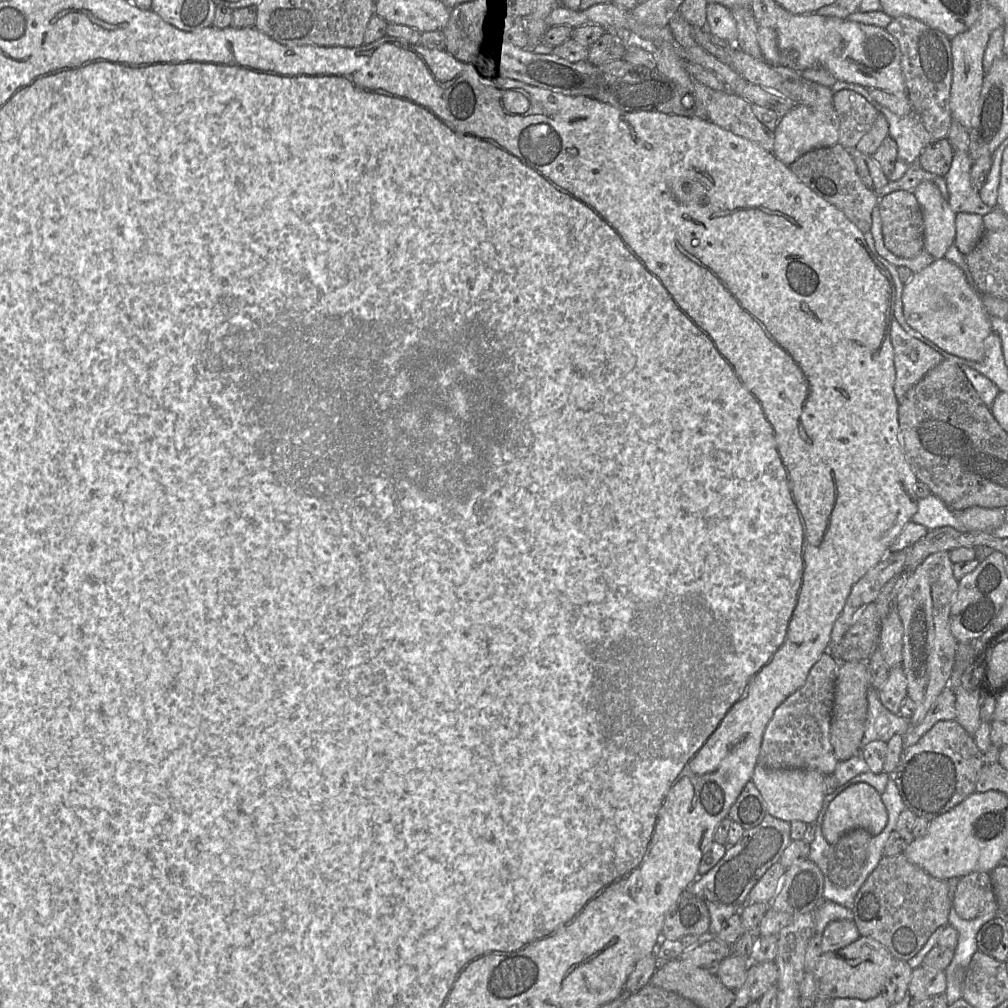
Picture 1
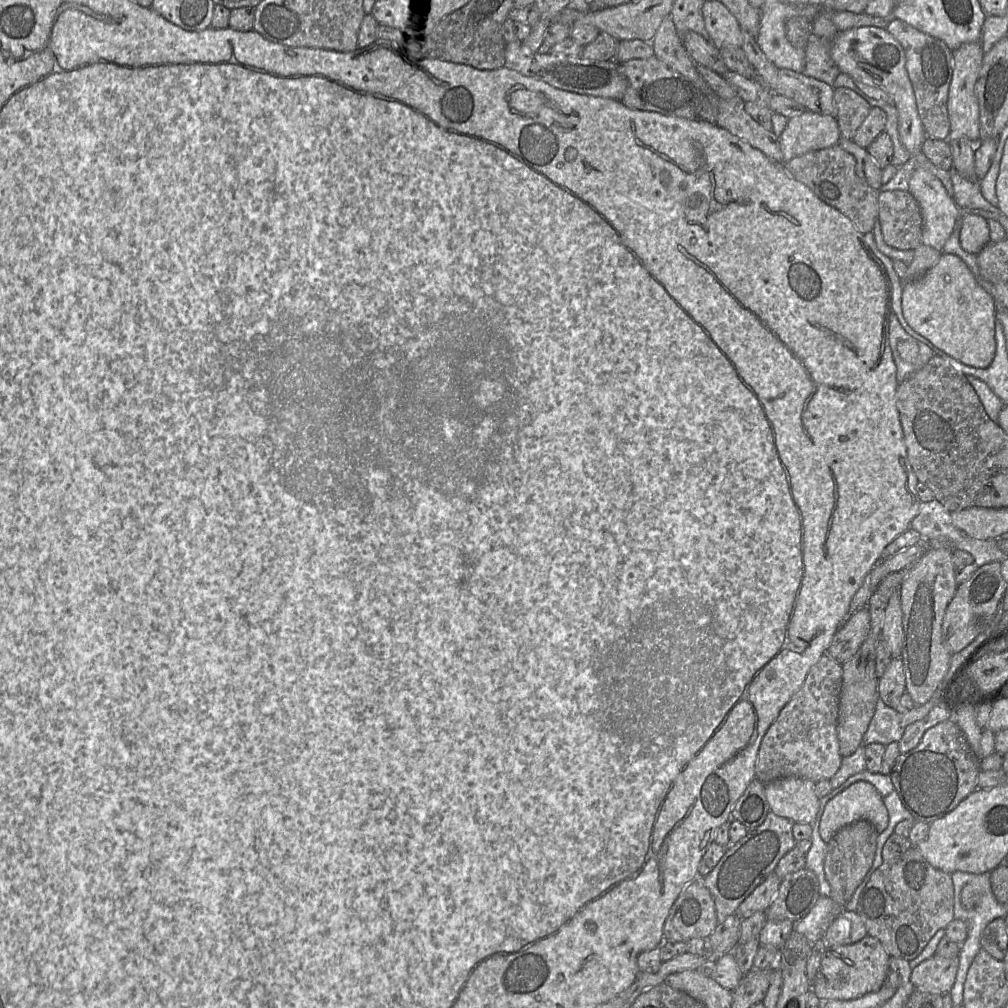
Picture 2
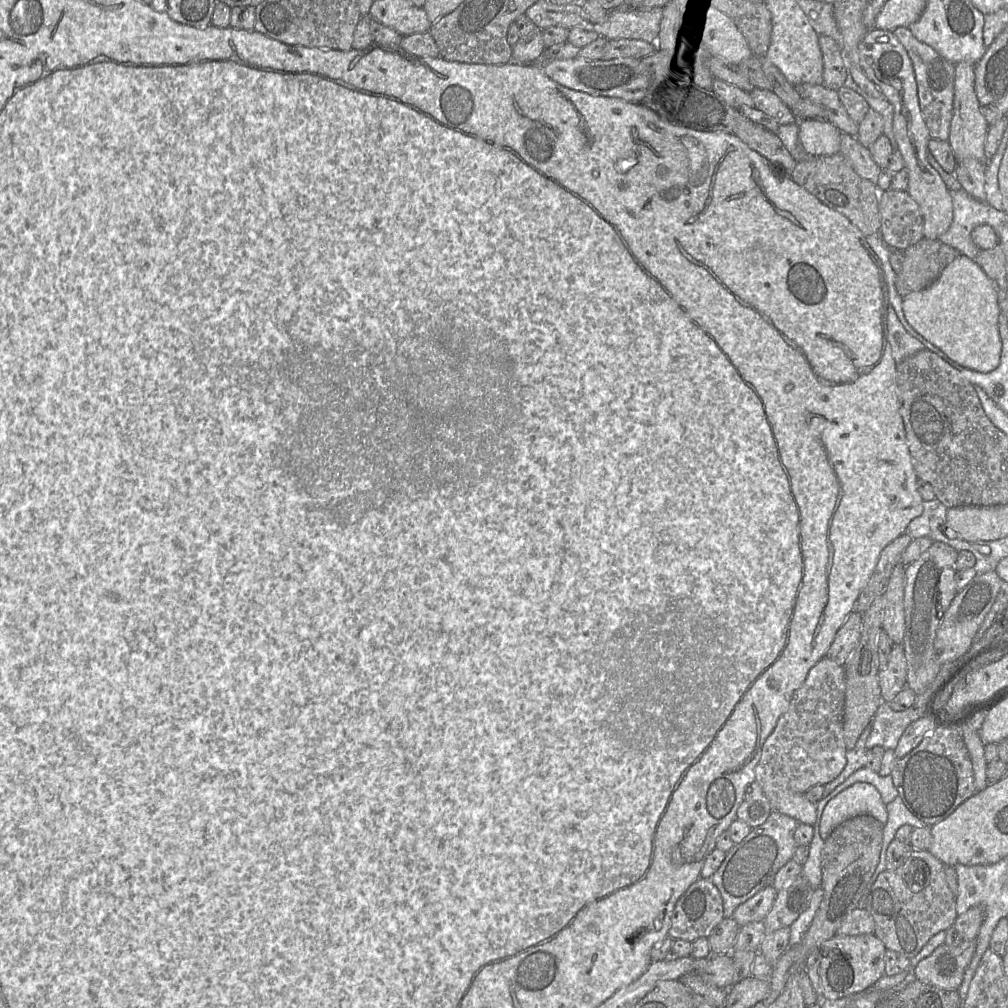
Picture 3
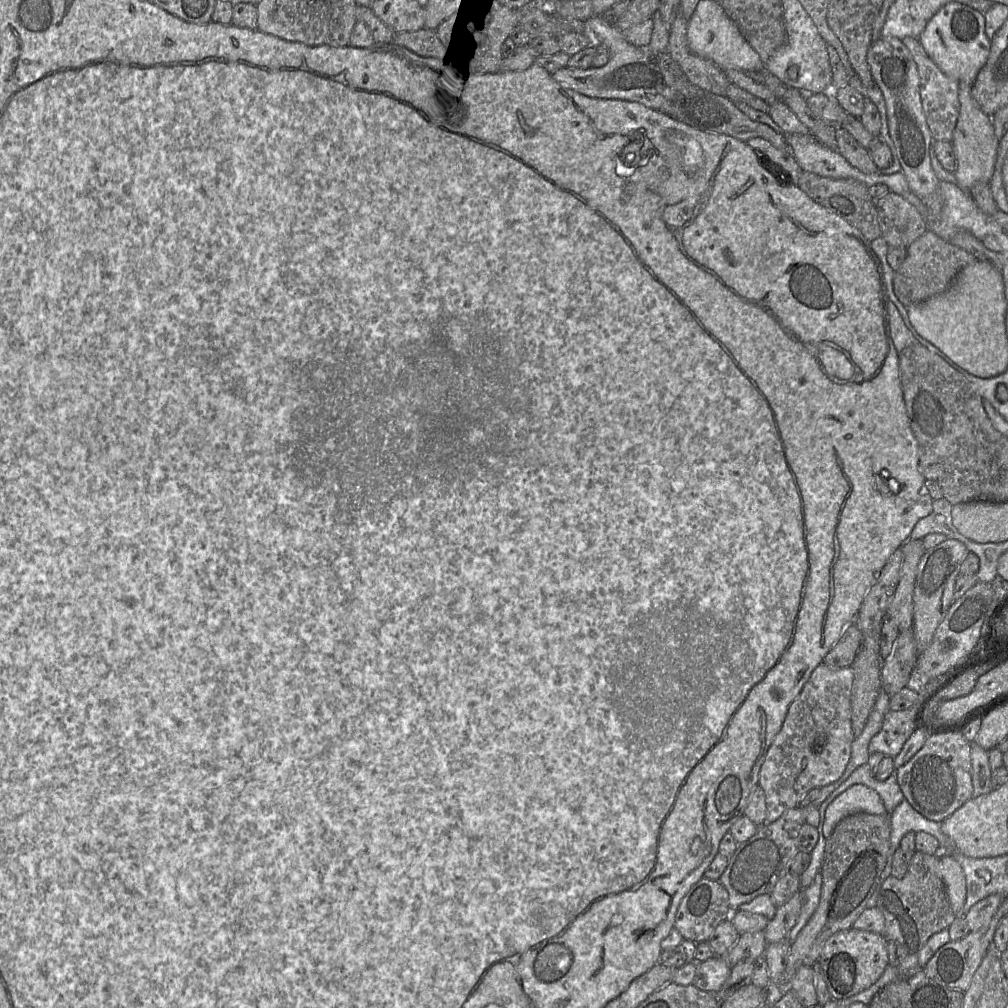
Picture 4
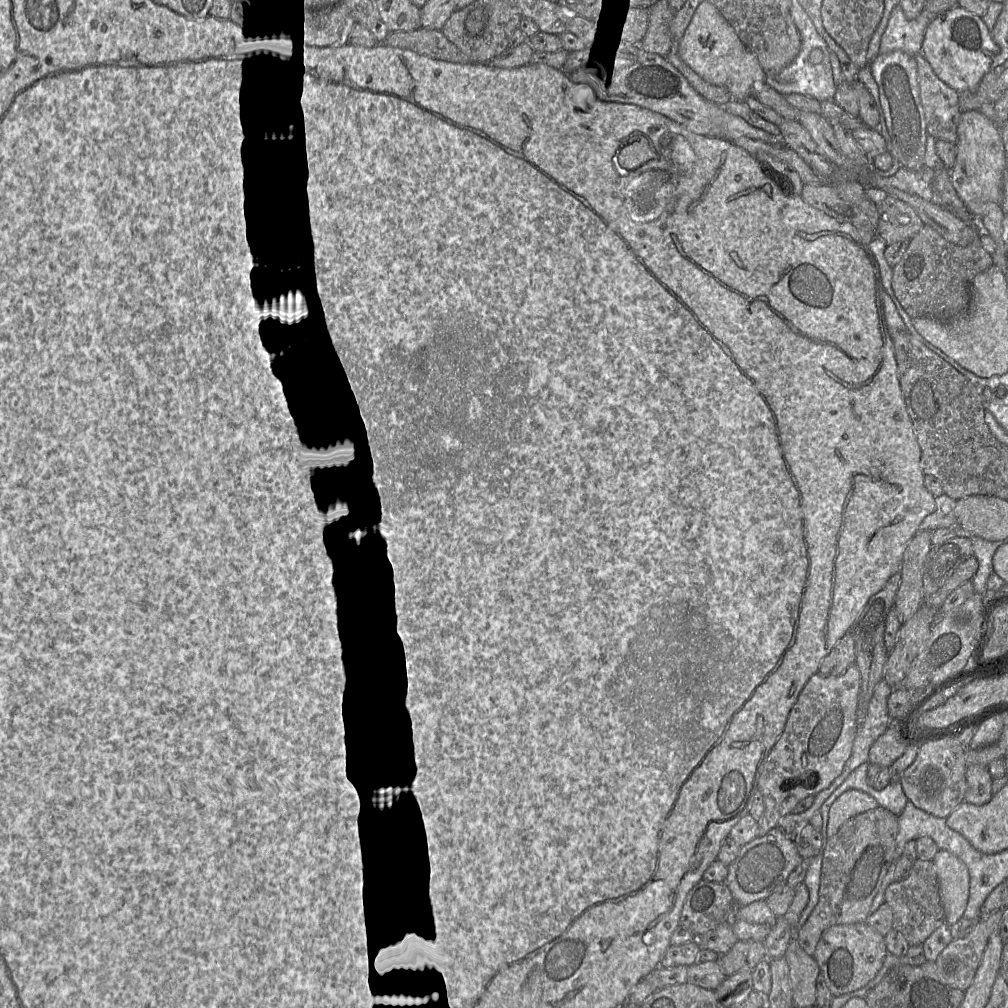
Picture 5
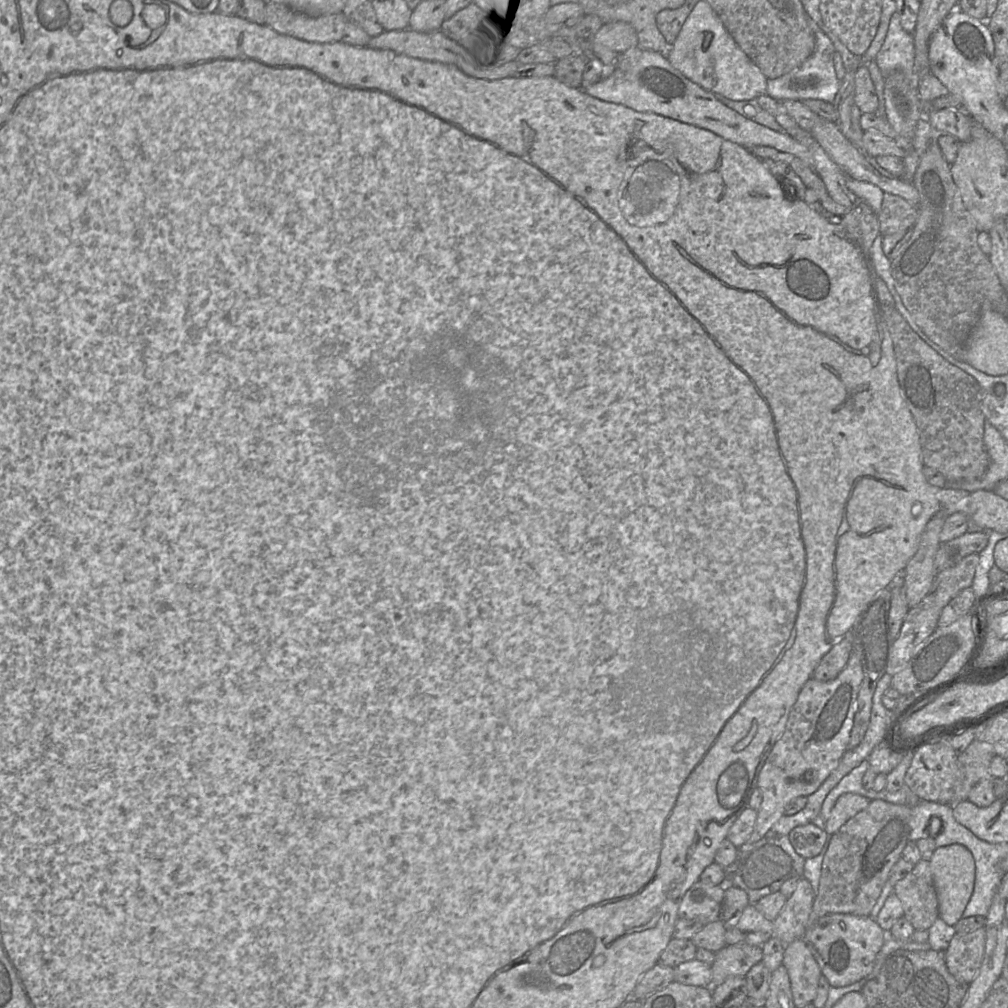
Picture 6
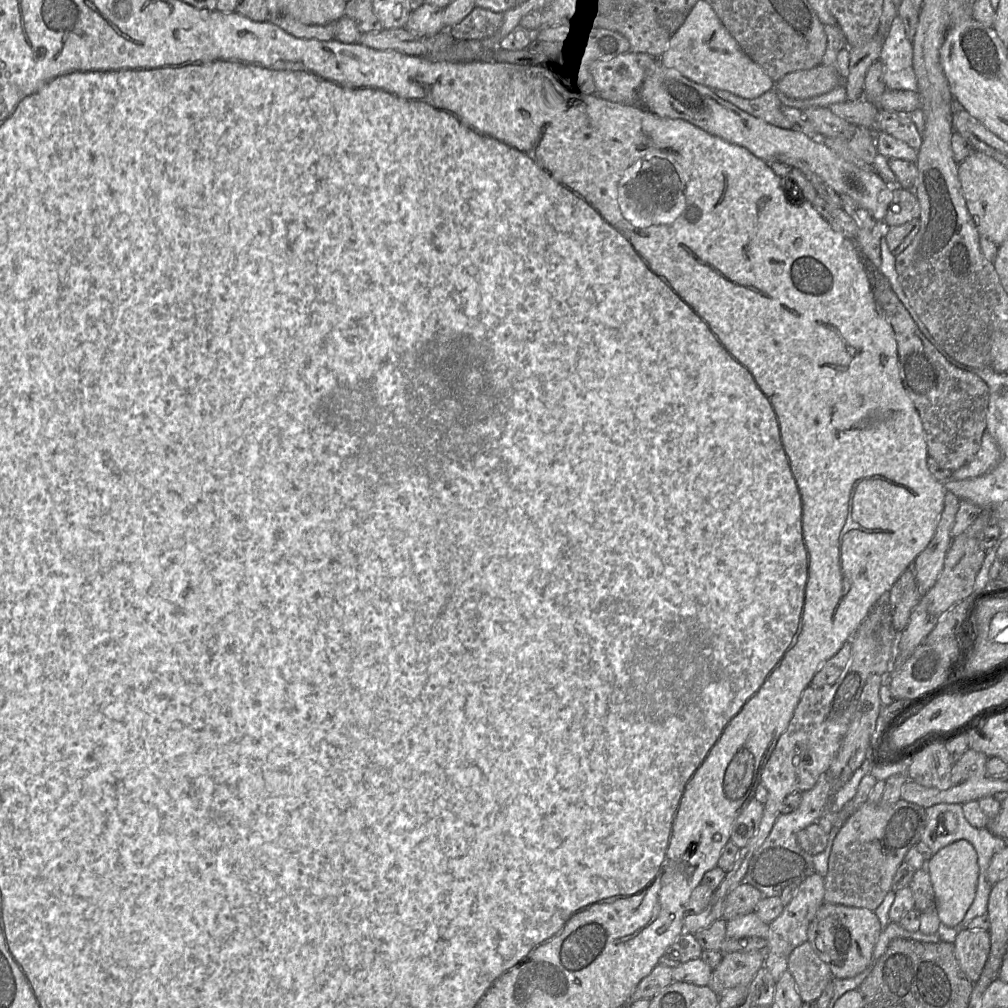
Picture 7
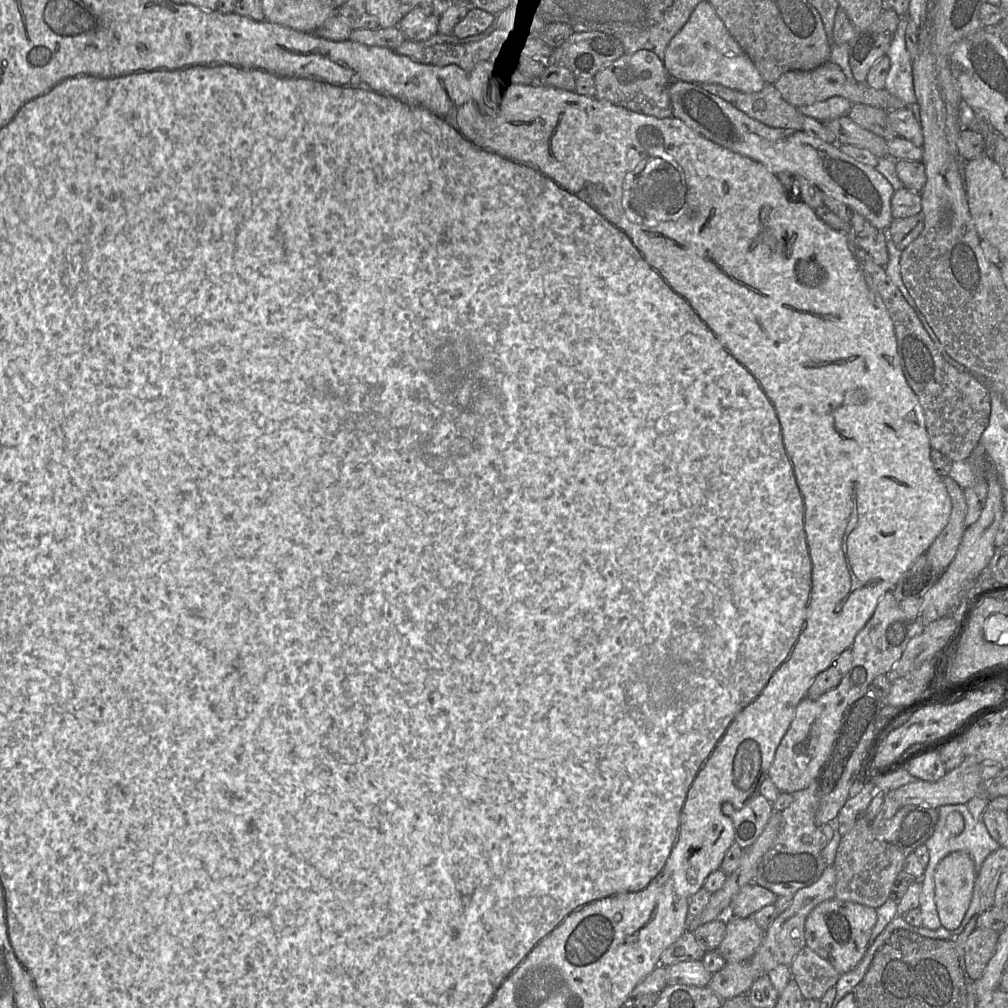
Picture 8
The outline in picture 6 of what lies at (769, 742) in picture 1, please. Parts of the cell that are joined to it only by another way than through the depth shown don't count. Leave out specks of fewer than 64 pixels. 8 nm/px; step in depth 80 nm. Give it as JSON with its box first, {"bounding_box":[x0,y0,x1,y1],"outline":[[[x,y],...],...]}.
{"bounding_box":[748,644,863,842],"outline":[[[853,644],[849,660],[836,678],[819,681],[811,677],[803,685],[790,710],[784,732],[773,745],[759,772],[757,786],[762,794],[762,803],[748,842],[763,838],[784,815],[785,807],[792,799],[814,793],[838,767],[847,750],[863,677],[862,655]]]}

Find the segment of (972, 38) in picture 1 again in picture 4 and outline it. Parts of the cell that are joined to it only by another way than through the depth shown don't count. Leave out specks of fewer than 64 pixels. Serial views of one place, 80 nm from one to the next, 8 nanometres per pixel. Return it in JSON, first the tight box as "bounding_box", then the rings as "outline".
{"bounding_box":[952,83,1000,192],"outline":[[[961,83],[959,88],[960,112],[953,133],[952,146],[957,168],[953,173],[960,188],[969,192],[976,183],[990,183],[998,155],[1000,141],[995,136],[994,125],[989,115],[977,105],[971,94],[972,84]]]}

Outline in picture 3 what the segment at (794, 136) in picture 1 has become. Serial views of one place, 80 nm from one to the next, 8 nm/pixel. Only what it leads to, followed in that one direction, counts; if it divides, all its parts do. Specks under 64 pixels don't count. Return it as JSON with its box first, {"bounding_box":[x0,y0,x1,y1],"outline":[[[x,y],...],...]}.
{"bounding_box":[798,119,841,156],"outline":[[[824,119],[799,120],[798,139],[803,150],[810,156],[839,153],[841,132]]]}

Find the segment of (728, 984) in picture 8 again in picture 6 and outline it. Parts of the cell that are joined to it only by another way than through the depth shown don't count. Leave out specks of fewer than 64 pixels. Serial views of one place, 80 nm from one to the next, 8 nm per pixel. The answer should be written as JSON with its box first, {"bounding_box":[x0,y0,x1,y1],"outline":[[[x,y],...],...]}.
{"bounding_box":[711,943,763,987],"outline":[[[746,943],[726,945],[716,952],[716,959],[711,965],[711,987],[722,984],[734,976],[746,977],[749,970],[763,959],[761,946],[752,946]]]}

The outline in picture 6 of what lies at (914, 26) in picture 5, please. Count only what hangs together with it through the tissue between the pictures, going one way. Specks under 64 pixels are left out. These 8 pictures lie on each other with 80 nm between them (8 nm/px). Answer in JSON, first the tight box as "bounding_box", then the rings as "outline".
{"bounding_box":[875,11,916,80],"outline":[[[897,11],[891,17],[887,35],[875,62],[883,77],[901,71],[911,80],[916,80],[914,35],[903,29]]]}

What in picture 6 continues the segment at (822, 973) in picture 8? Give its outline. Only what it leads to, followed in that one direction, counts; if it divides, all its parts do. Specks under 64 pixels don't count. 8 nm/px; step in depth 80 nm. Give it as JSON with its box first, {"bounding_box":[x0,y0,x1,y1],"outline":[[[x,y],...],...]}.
{"bounding_box":[783,939,822,1006],"outline":[[[804,939],[795,940],[786,946],[783,965],[790,978],[795,1006],[813,1003],[822,971]]]}

